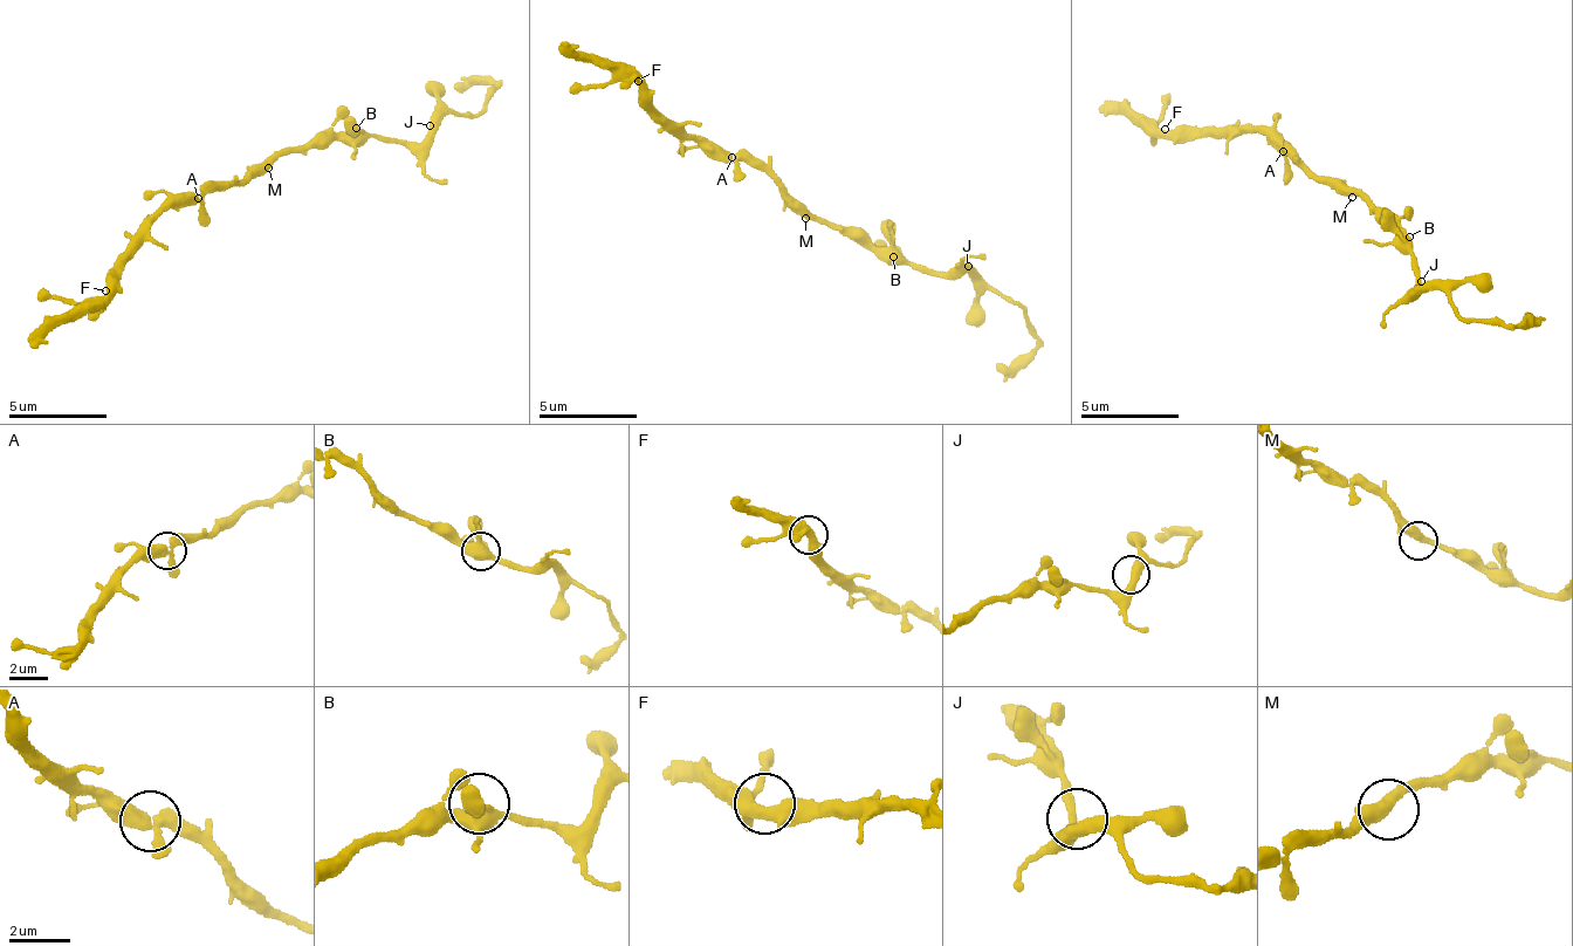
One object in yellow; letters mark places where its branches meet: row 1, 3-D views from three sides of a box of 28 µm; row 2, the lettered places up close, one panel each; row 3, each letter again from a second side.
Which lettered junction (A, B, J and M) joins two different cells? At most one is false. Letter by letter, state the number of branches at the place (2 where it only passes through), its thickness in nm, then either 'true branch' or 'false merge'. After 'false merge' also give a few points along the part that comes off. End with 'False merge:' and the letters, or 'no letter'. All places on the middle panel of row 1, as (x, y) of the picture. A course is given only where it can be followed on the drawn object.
A: 3 | 360 nm | true branch
B: 4 | 420 nm | true branch
J: 2 | 400 nm | true branch
M: 3 | 320 nm | true branch
False merge: no letter

